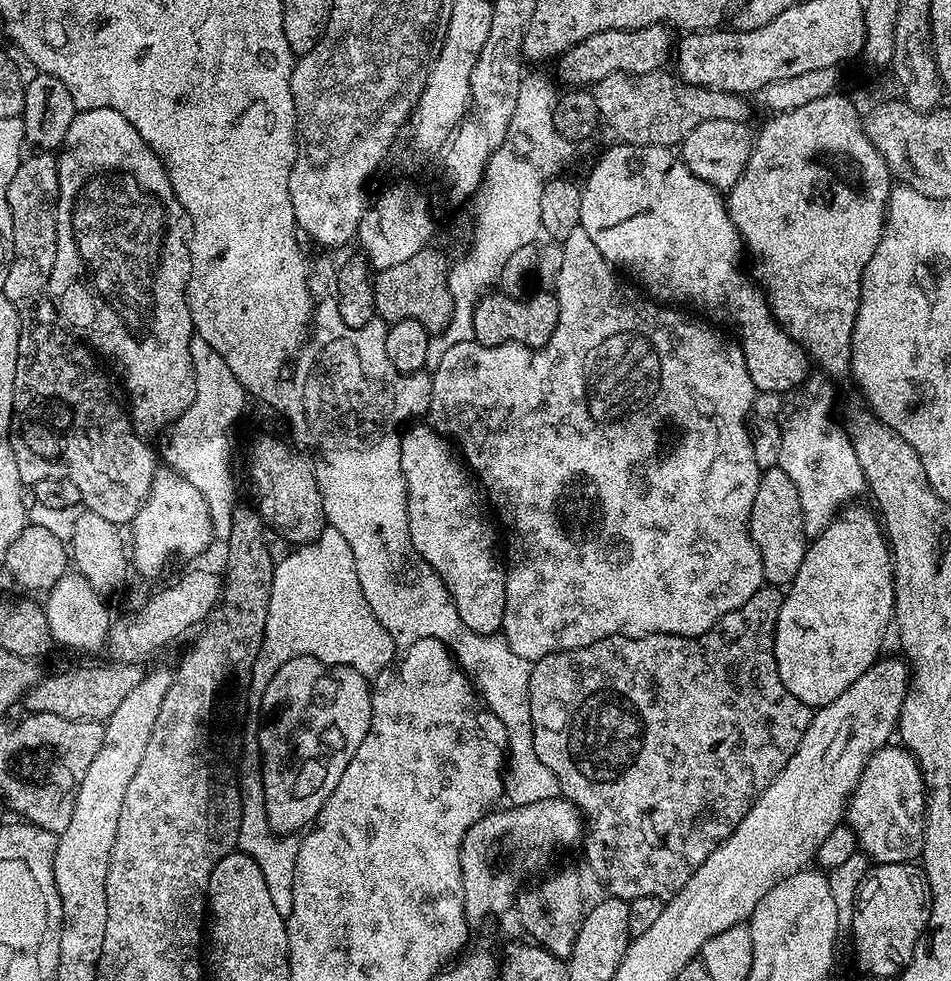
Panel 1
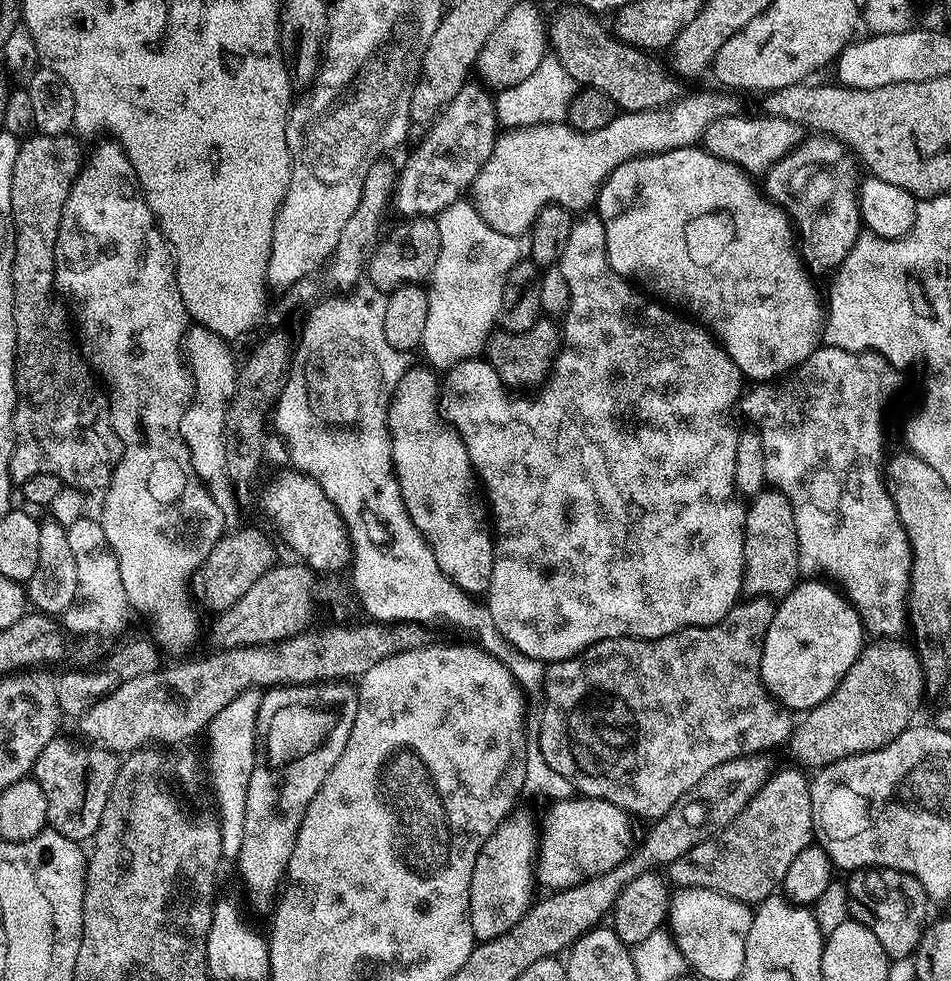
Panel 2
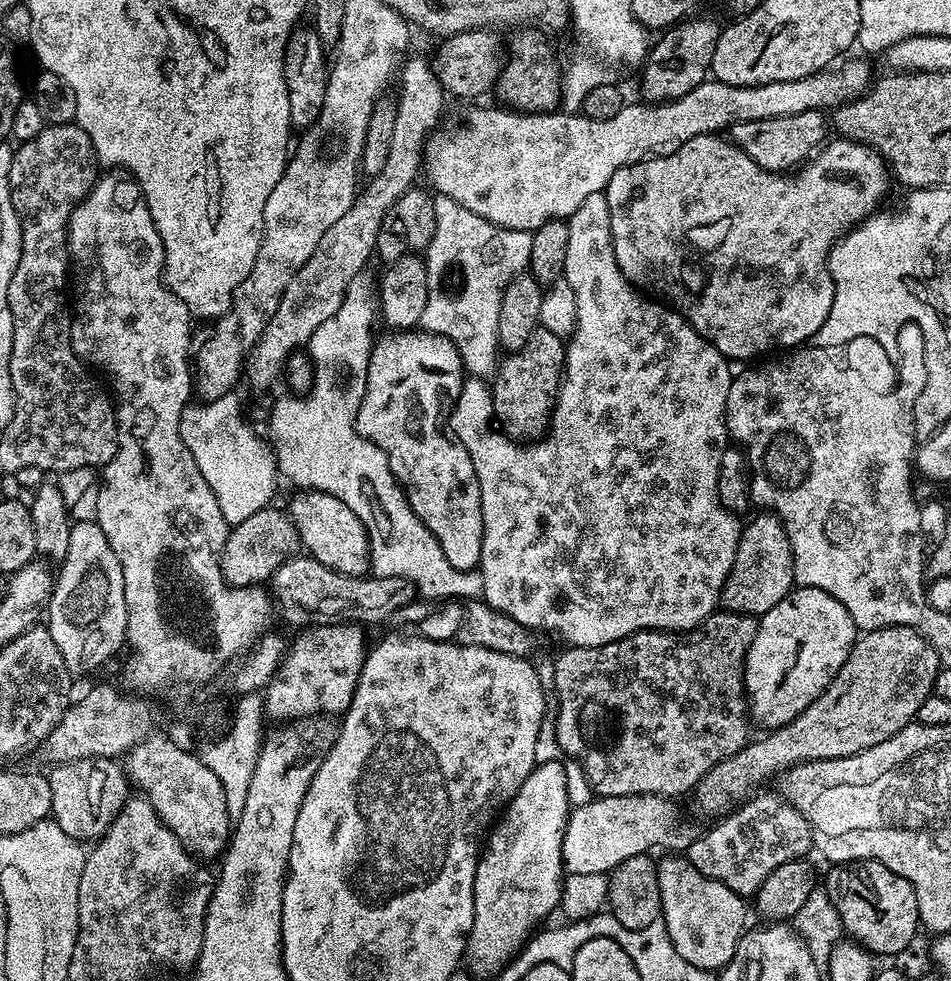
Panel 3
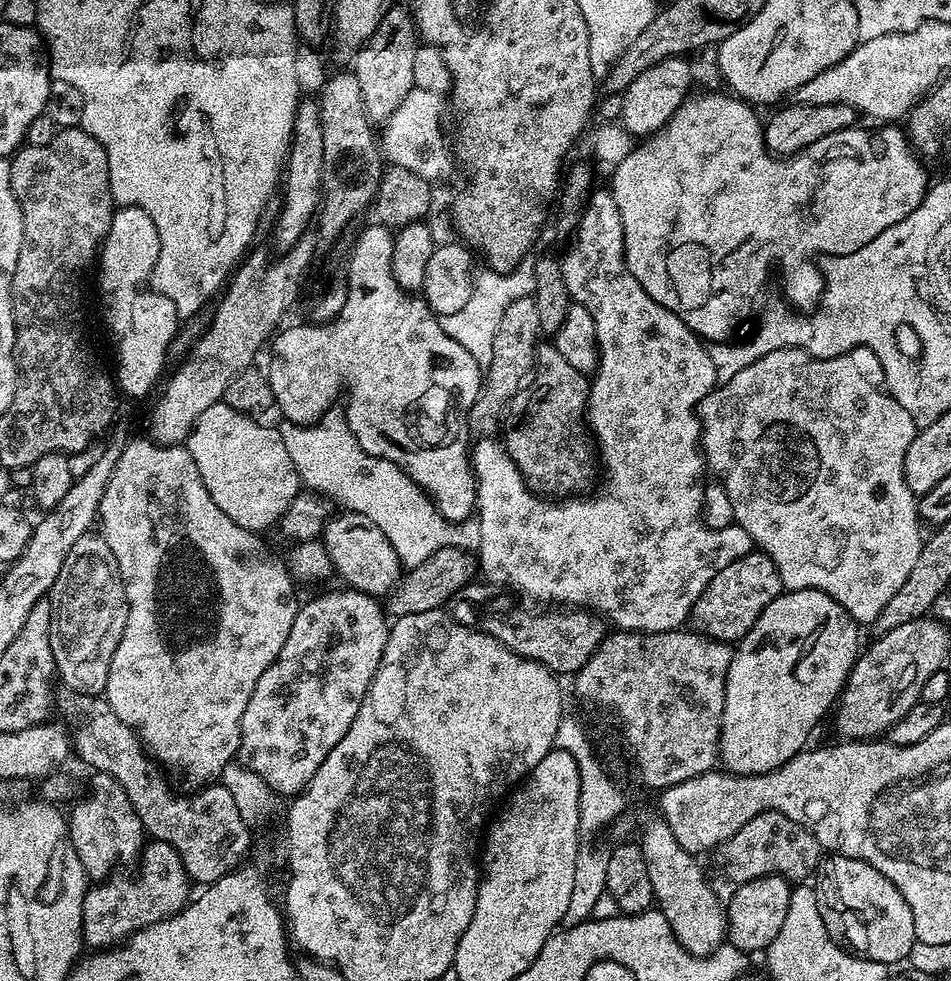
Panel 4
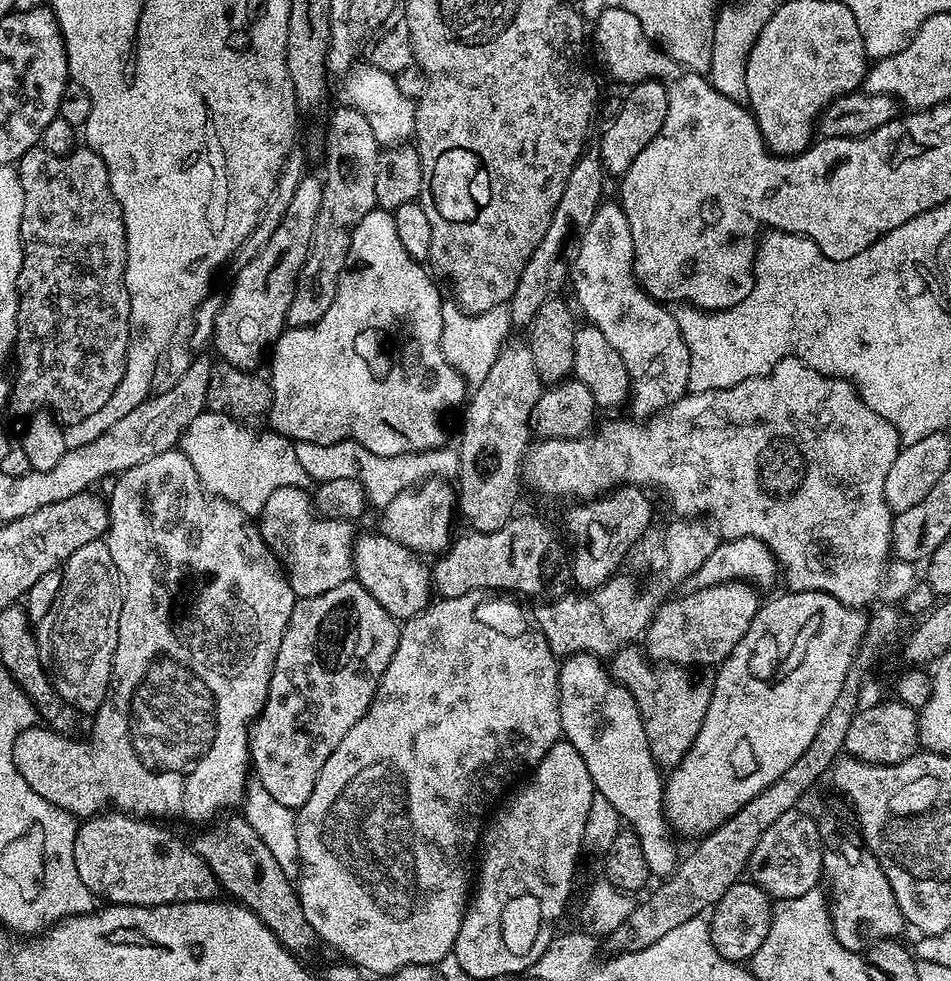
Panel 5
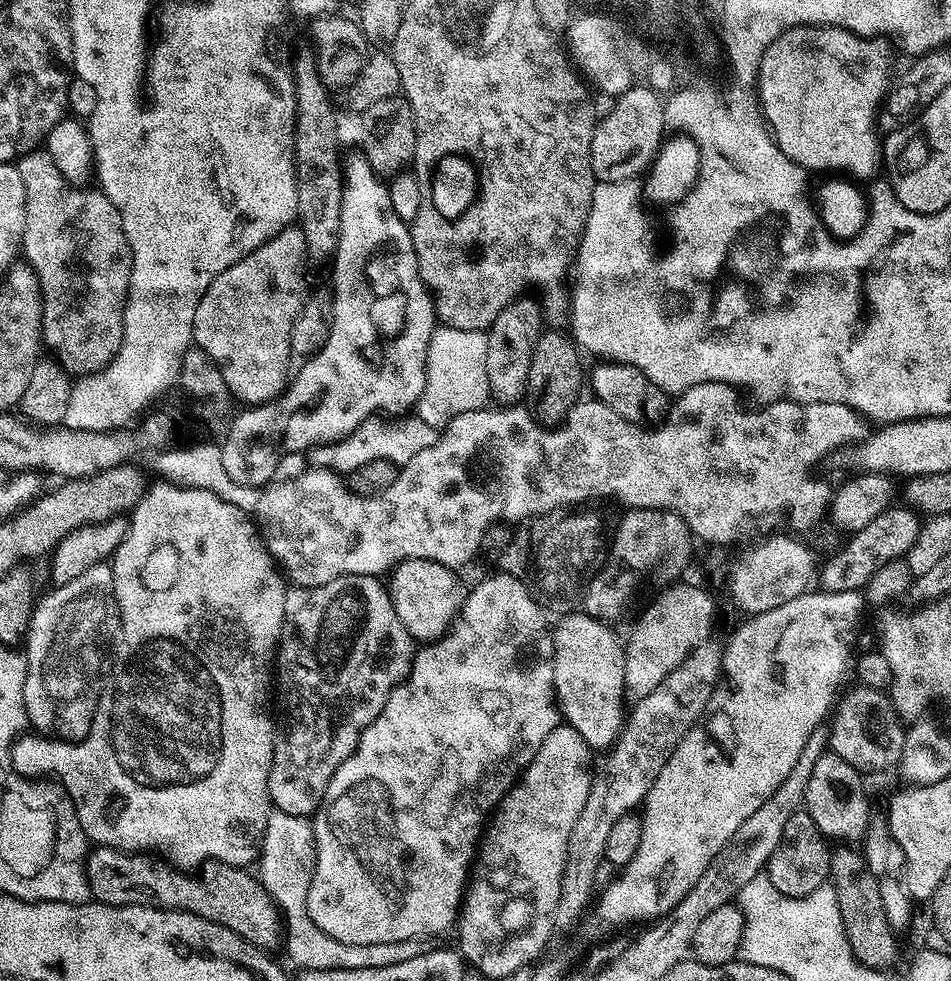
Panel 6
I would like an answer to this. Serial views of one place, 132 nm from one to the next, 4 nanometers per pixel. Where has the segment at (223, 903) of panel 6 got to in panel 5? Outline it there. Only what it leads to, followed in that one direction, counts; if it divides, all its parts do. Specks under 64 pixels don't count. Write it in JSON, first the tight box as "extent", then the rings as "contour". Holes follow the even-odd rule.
{"extent":[74,810,222,908],"contour":[[[104,810],[97,815],[87,817],[87,819],[77,827],[76,837],[74,838],[74,866],[78,870],[78,878],[82,878],[82,886],[86,886],[86,890],[90,890],[93,897],[100,899],[101,896],[101,898],[104,899],[101,901],[107,902],[108,904],[137,904],[138,906],[146,906],[147,908],[162,906],[163,904],[185,904],[186,902],[217,899],[217,897],[221,895],[222,889],[214,878],[214,870],[210,870],[210,866],[206,866],[206,862],[191,846],[187,843],[183,844],[178,837],[171,836],[166,829],[159,828],[156,824],[159,823],[119,810]]]}

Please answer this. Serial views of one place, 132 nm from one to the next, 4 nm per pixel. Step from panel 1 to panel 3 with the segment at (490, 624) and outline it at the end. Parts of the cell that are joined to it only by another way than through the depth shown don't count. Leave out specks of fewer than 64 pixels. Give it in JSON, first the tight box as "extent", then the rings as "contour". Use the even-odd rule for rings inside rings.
{"extent":[356,330,484,572],"contour":[[[388,330],[385,336],[375,341],[372,350],[372,361],[368,367],[368,385],[364,391],[364,398],[360,402],[360,409],[356,412],[356,431],[366,437],[374,446],[378,446],[386,454],[390,470],[395,474],[401,485],[407,489],[407,497],[414,514],[418,514],[421,522],[434,534],[438,546],[442,546],[442,554],[446,554],[446,562],[454,566],[454,570],[459,572],[471,572],[479,569],[480,555],[482,554],[482,538],[484,537],[484,523],[482,522],[482,494],[478,486],[478,478],[474,474],[474,462],[470,462],[470,454],[466,454],[466,446],[456,437],[452,431],[449,421],[446,419],[446,404],[444,400],[451,401],[460,393],[466,379],[466,369],[458,350],[444,336],[436,336],[432,332],[423,330]]]}

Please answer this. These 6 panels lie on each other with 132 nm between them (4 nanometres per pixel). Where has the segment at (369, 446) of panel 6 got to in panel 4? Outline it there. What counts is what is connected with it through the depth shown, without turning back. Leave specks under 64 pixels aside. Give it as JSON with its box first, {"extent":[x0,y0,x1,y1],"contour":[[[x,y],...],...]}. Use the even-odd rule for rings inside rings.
{"extent":[279,414,477,569],"contour":[[[328,414],[315,424],[284,422],[279,429],[282,442],[286,442],[286,450],[290,453],[290,462],[294,462],[294,470],[300,475],[301,485],[327,496],[341,509],[370,518],[370,522],[386,534],[405,569],[425,562],[443,547],[468,546],[471,540],[473,543],[477,539],[475,519],[449,522],[432,503],[432,497],[421,490],[400,465],[366,454],[366,450],[358,446],[347,419],[335,420]]]}

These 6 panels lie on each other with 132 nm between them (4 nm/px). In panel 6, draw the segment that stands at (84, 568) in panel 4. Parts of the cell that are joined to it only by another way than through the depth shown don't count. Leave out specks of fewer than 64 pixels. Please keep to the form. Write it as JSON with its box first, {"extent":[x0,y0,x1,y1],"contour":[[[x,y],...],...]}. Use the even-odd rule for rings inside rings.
{"extent":[22,562,121,742],"contour":[[[105,562],[90,566],[90,570],[78,574],[78,578],[74,578],[74,582],[66,582],[65,584],[57,584],[44,597],[35,601],[32,609],[32,617],[30,618],[30,626],[28,627],[28,635],[26,637],[26,659],[28,662],[28,673],[26,674],[26,682],[22,690],[22,698],[26,706],[26,714],[28,715],[29,725],[39,735],[50,736],[53,740],[71,740],[73,742],[84,740],[86,734],[90,734],[90,726],[94,722],[94,714],[96,707],[100,701],[100,695],[104,689],[110,671],[110,661],[114,656],[114,641],[117,639],[118,633],[121,631],[120,626],[120,606],[116,602],[114,594],[114,574],[112,573],[111,563]]]}

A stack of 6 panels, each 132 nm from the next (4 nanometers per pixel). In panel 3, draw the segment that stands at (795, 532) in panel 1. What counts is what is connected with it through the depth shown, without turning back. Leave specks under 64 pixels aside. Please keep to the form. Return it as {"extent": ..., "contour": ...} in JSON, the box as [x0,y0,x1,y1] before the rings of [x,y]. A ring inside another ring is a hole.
{"extent":[720,514,794,617],"contour":[[[760,514],[743,525],[738,554],[734,558],[734,566],[726,578],[724,588],[720,591],[723,607],[729,612],[745,612],[748,616],[761,617],[788,593],[793,591],[794,554],[790,550],[790,538],[784,529],[784,523],[775,514]]]}

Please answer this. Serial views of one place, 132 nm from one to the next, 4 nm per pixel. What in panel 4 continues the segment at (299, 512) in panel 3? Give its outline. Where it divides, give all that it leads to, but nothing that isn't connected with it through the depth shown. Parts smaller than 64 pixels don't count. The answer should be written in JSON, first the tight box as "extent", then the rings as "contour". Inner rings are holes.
{"extent":[322,510,402,598],"contour":[[[344,510],[333,515],[323,530],[322,543],[335,575],[340,575],[348,583],[345,585],[349,589],[384,598],[402,575],[402,565],[394,546],[390,546],[386,534],[382,534],[382,530],[378,530],[378,526],[374,526],[374,522],[362,514]]]}

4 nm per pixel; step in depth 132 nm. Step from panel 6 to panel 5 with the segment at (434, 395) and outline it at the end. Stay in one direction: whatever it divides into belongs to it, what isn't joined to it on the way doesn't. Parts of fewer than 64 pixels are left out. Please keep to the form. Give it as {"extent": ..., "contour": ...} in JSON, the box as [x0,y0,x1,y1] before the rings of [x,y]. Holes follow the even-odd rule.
{"extent":[442,302,513,385],"contour":[[[445,302],[442,306],[442,354],[446,362],[464,379],[465,385],[481,384],[486,378],[490,366],[494,366],[494,358],[498,358],[500,349],[509,339],[508,328],[513,325],[508,309],[503,304],[490,310],[473,314],[460,311],[459,304]]]}

